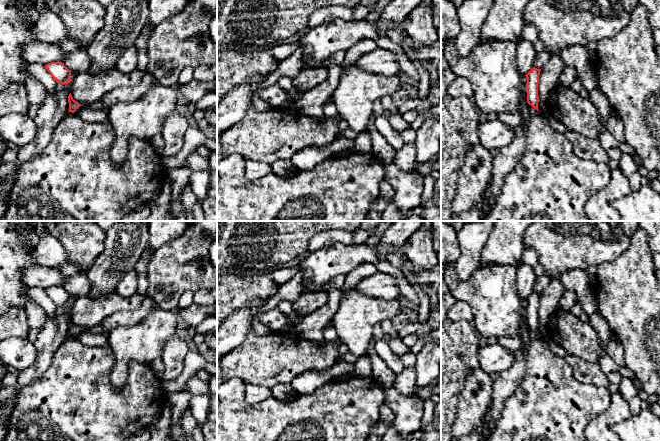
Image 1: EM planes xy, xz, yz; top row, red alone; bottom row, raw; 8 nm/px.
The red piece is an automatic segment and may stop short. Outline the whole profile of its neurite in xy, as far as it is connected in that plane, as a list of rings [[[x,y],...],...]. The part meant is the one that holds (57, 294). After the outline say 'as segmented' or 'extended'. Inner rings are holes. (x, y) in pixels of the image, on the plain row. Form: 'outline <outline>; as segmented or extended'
outline [[[51,286],[45,289],[50,299],[60,308],[68,308],[71,306],[69,294],[62,286]]]; as segmented

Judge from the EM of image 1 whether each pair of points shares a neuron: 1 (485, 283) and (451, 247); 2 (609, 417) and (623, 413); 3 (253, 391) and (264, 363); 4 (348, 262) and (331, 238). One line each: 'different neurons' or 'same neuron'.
1: different neurons
2: same neuron
3: different neurons
4: different neurons

